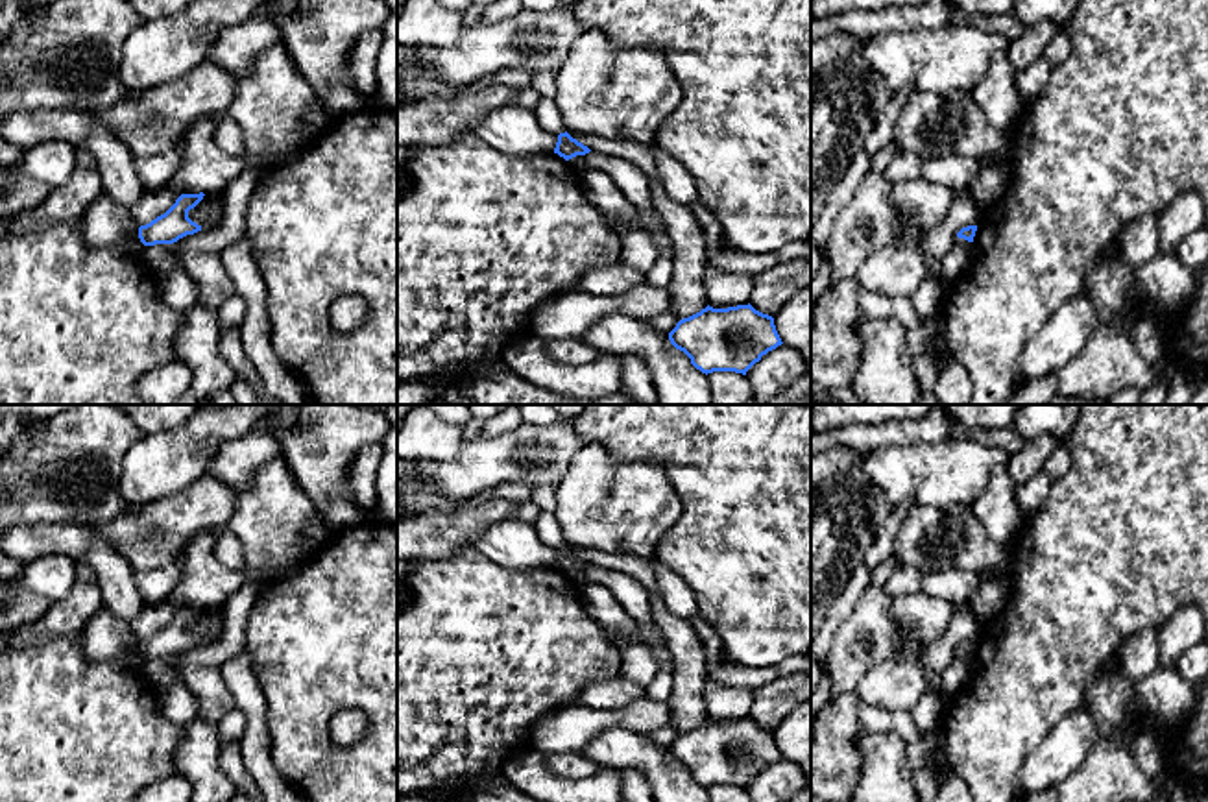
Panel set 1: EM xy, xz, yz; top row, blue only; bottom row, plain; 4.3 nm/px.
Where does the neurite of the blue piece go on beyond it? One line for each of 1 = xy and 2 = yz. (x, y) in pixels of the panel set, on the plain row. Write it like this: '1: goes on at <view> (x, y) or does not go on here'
1: does not go on here
2: does not go on here

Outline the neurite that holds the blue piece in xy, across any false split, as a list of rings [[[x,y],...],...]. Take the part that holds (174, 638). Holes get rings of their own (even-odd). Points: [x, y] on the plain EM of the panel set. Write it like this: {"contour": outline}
{"contour": [[[181,608],[175,617],[161,630],[139,641],[139,652],[144,660],[174,658],[187,649],[201,645],[201,639],[188,632],[188,625],[201,614],[199,608]]]}

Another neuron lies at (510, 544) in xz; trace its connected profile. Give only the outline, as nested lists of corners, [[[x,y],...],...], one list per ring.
[[[517,519],[499,521],[473,538],[473,547],[508,569],[554,567],[558,549],[547,545],[534,525]]]

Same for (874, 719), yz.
[[[859,700],[859,723],[863,730],[868,732],[892,732],[898,734],[905,743],[916,741],[922,737],[911,713],[907,711],[888,711],[872,704]]]

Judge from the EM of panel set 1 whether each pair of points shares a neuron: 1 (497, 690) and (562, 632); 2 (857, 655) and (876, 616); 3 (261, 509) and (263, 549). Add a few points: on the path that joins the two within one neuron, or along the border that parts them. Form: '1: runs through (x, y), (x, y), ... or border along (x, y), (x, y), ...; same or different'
1: runs through (514, 673), (545, 647); same
2: runs through (859, 645), (869, 634), (869, 625); same
3: runs through (263, 518), (263, 540); same

